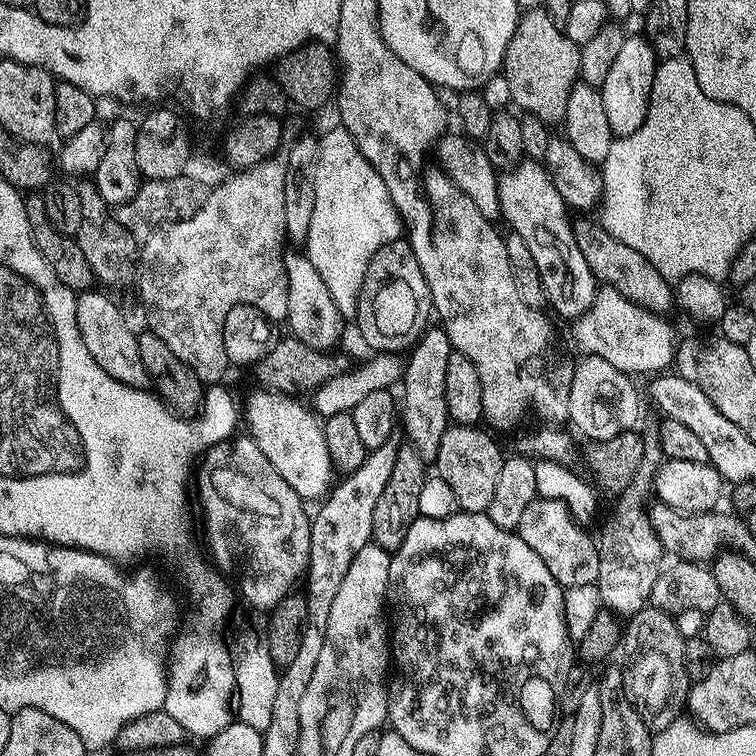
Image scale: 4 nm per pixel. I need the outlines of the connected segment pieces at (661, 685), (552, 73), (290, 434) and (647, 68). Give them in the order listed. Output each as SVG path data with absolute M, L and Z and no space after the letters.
M645 606L641 612L627 617L622 637L622 652L628 655L626 691L642 722L653 734L681 719L688 703L690 681L684 661L684 641L675 619L667 612Z
M543 7L527 9L516 23L514 38L510 40L504 55L502 75L510 82L510 98L521 113L538 118L549 126L559 125L566 114L566 106L572 87L580 80L580 45L570 42L566 34L554 22Z
M260 390L256 398L246 408L246 424L250 438L270 458L270 466L286 478L286 486L300 495L305 502L319 501L327 497L333 487L334 469L330 450L326 450L326 434L321 417L307 403L295 396L283 396L280 392Z
M625 35L622 50L614 61L614 67L610 69L610 74L606 74L606 82L602 82L599 86L613 137L629 136L644 125L648 113L648 101L652 98L657 63L656 50L647 35Z

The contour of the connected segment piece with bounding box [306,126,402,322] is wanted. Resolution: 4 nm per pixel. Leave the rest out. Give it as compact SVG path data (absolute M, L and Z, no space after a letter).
M342 126L335 127L320 136L318 174L314 182L314 218L310 218L306 255L314 270L318 270L322 282L326 282L326 290L330 290L334 306L338 306L341 321L352 322L356 319L358 298L362 282L366 278L366 270L370 266L370 258L374 258L383 244L401 239L402 221L400 212L386 190L386 182L382 182L378 170L374 170L374 166L366 162L366 158L358 150L356 139Z

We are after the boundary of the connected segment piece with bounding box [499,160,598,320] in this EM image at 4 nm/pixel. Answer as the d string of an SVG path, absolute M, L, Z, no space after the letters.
M524 160L516 170L503 173L499 177L499 182L501 217L504 222L507 221L510 224L508 226L511 231L519 234L519 237L529 247L534 264L538 268L539 280L547 296L547 305L564 318L579 319L591 308L598 291L598 281L574 239L569 209L561 194L555 189L547 169L539 161Z

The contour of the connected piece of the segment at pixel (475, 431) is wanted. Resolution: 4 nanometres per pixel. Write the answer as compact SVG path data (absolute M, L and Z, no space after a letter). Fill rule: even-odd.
M452 424L446 430L446 434L442 434L442 443L438 445L438 454L434 461L441 482L452 491L452 496L456 499L455 507L462 512L487 512L494 498L494 490L498 487L498 474L502 471L502 462L506 458L506 452L496 445L495 438L482 429L480 426Z

